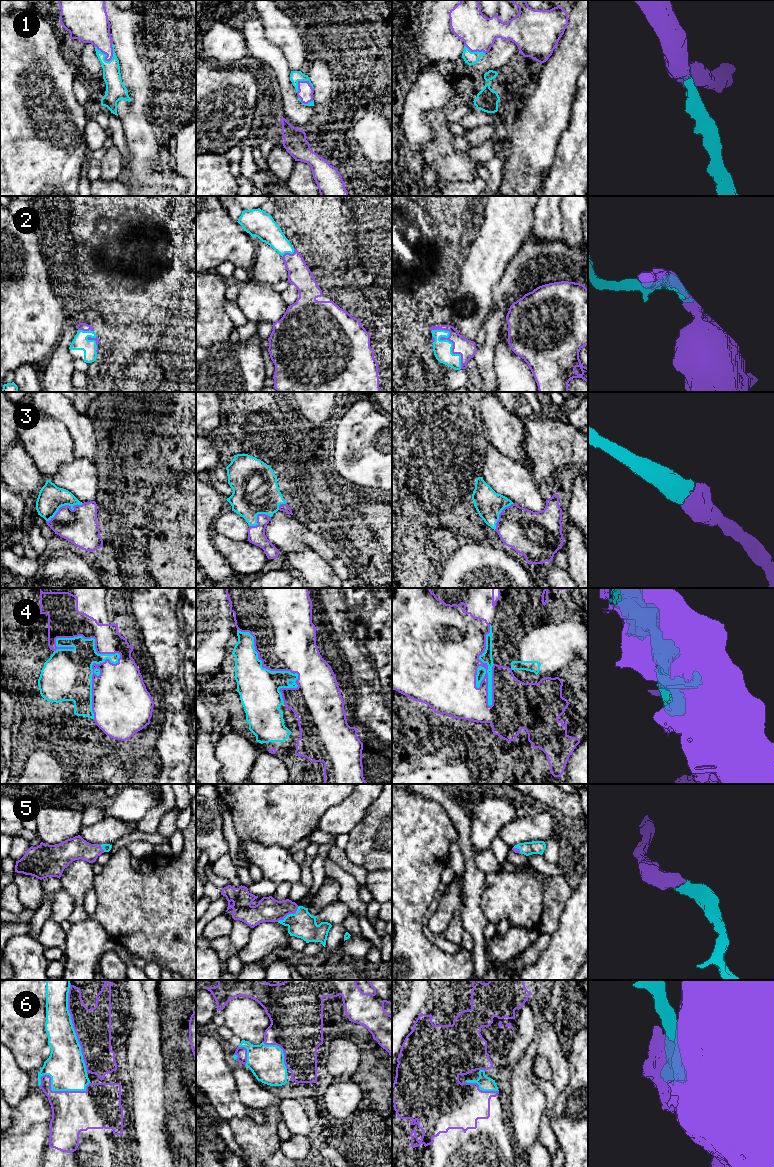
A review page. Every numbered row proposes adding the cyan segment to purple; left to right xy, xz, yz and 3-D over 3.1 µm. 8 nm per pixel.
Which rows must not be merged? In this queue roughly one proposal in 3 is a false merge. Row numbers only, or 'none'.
4, 6

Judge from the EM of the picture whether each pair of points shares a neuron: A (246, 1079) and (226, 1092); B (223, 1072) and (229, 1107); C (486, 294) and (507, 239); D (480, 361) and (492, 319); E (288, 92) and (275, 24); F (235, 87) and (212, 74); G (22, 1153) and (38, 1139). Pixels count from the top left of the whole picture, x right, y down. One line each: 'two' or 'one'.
A: two
B: one
C: one
D: one
E: two
F: one
G: one

